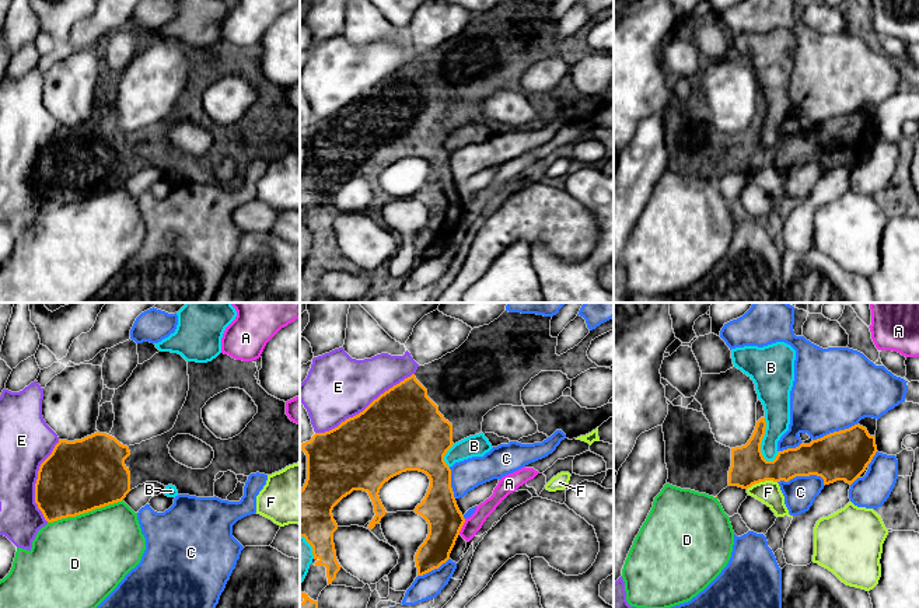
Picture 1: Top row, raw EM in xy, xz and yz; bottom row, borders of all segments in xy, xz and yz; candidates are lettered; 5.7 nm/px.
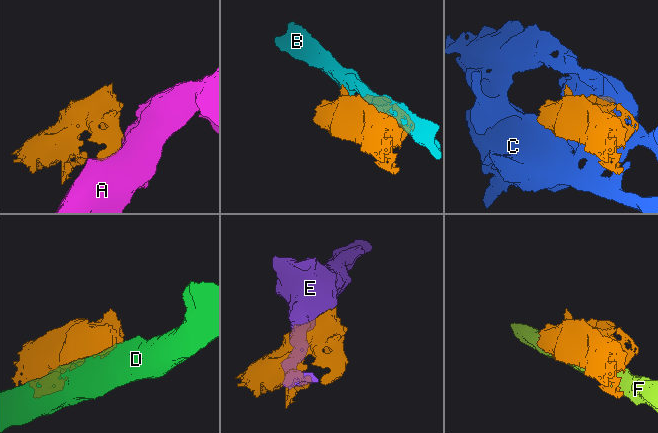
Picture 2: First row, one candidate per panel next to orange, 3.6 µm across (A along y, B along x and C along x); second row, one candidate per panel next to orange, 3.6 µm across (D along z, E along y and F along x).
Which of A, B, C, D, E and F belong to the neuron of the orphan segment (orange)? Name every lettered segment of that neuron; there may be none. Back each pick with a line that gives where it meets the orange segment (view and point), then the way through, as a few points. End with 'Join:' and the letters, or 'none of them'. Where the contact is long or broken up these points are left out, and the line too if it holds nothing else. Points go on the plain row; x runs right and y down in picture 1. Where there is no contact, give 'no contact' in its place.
Join: none of them

